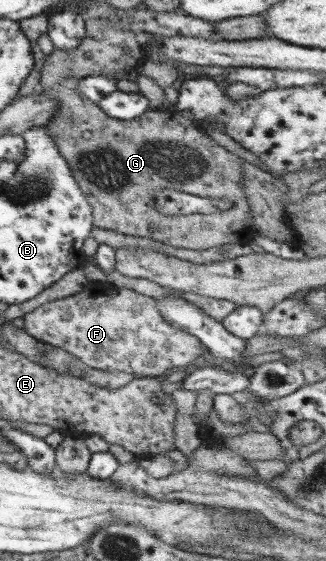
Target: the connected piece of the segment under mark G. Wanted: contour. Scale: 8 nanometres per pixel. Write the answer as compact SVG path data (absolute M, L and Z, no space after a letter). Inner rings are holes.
M96 18L88 19L85 21L85 30L82 43L74 51L64 51L63 49L54 48L45 58L42 69L40 69L40 80L39 87L36 92L47 93L50 97L53 97L57 101L57 112L51 117L50 121L45 125L48 128L48 133L51 135L53 141L59 149L60 155L64 157L70 166L71 172L73 173L74 179L77 181L79 188L85 195L86 201L90 204L92 208L93 215L93 227L99 227L102 229L111 229L118 233L124 233L128 235L134 235L136 237L147 237L148 239L154 239L154 241L160 241L160 243L165 243L166 245L172 245L172 247L182 247L182 249L210 249L210 247L218 247L219 245L224 245L225 243L246 243L251 241L254 233L253 231L253 219L250 214L250 205L246 200L246 194L242 187L243 182L243 159L238 155L220 146L215 140L205 132L201 130L199 121L194 119L186 119L185 114L180 114L179 112L174 113L174 111L158 111L158 110L146 110L142 115L139 115L137 119L130 121L120 121L110 117L105 111L100 109L98 103L90 101L78 87L78 82L80 79L88 76L110 76L117 75L119 72L128 70L130 67L137 67L145 60L145 53L141 51L140 40L138 39L138 34L130 31L128 28L119 28L118 26L113 26L107 18ZM163 187L168 187L170 189L175 189L176 191L182 191L184 193L196 194L198 197L218 197L224 200L230 200L233 203L233 207L227 209L226 211L218 211L212 213L193 213L193 214L182 214L181 216L168 216L161 214L157 207L155 206L155 199L153 195L157 193L157 189L162 189Z

